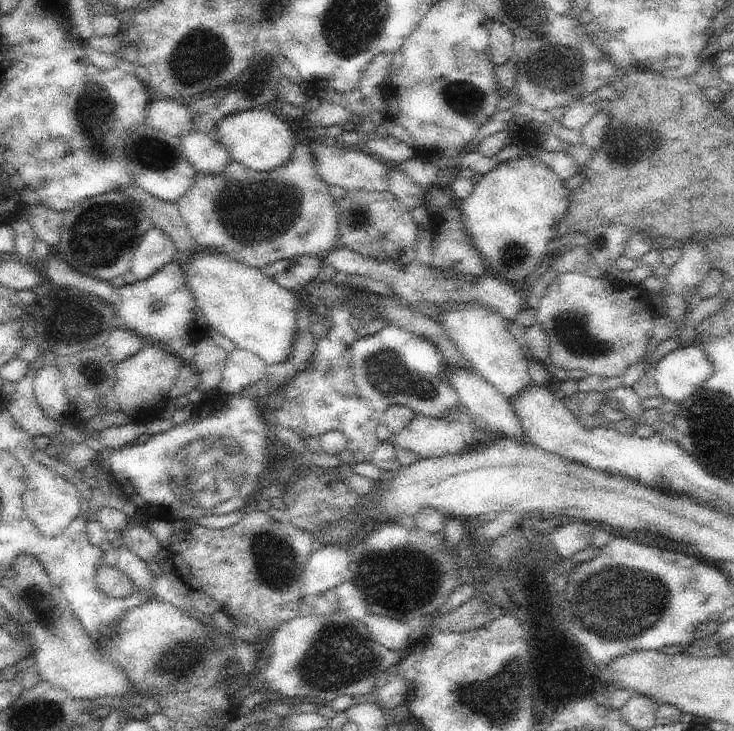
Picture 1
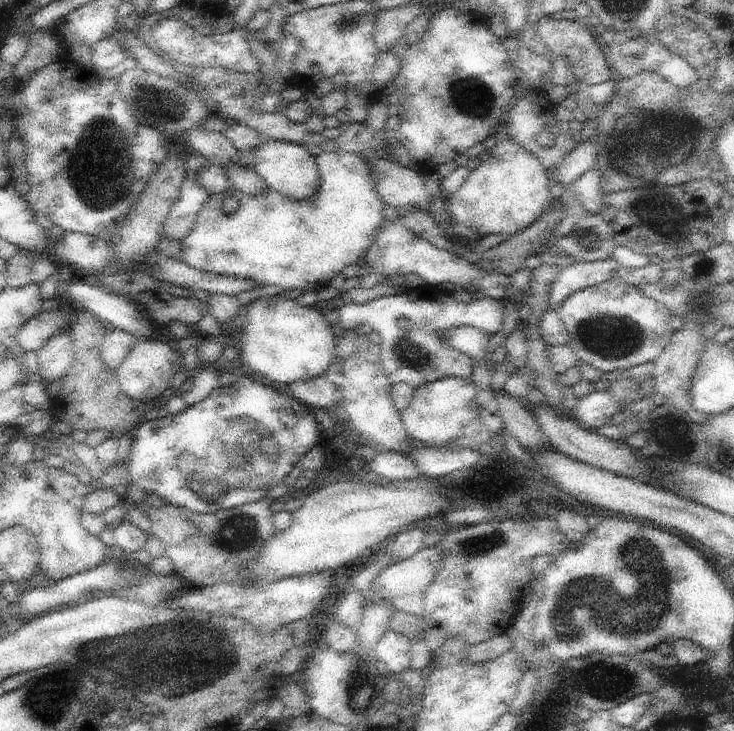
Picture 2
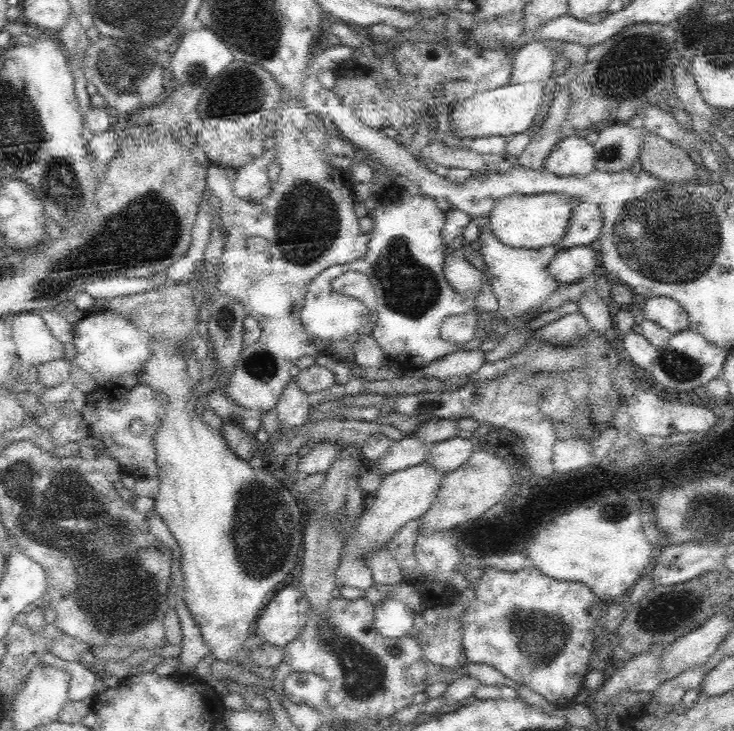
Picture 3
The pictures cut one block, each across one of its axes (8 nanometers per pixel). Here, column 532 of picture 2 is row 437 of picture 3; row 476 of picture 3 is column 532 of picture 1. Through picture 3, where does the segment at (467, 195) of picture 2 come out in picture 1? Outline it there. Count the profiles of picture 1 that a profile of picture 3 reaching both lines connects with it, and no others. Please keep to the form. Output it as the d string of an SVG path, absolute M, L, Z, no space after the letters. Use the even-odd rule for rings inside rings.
M519 158L511 162L499 162L499 166L491 172L487 172L473 188L473 192L463 200L457 202L461 220L465 224L465 230L477 248L477 252L487 258L487 270L493 274L501 276L521 276L521 280L507 280L511 282L523 282L535 268L537 264L549 254L549 242L555 238L557 226L563 220L571 200L571 192L565 188L561 180L549 166L541 164L537 158Z

